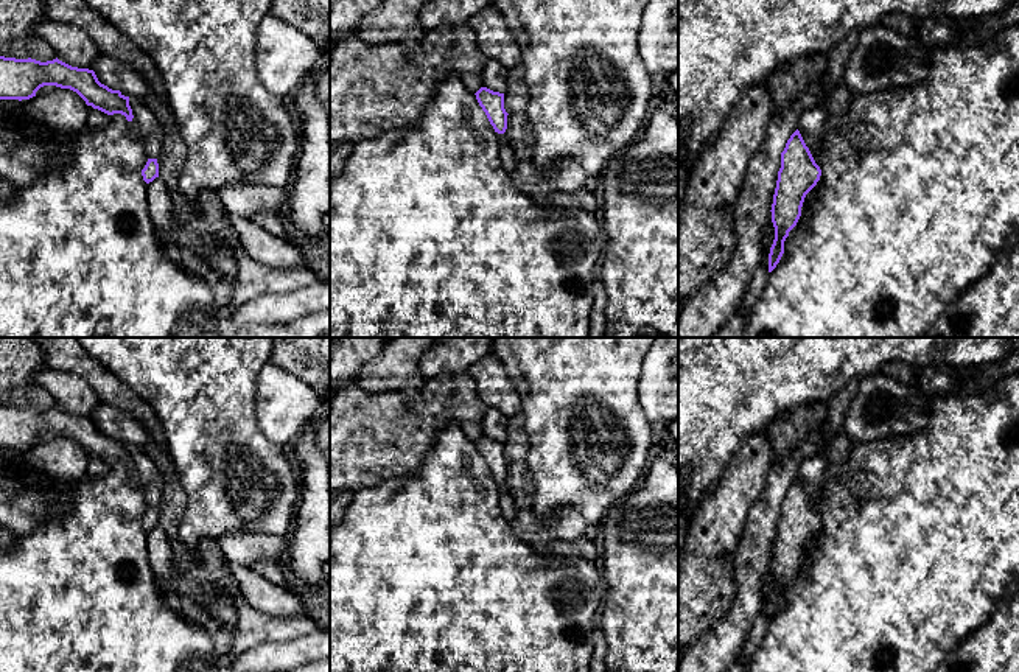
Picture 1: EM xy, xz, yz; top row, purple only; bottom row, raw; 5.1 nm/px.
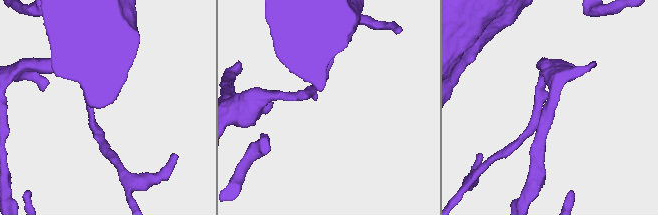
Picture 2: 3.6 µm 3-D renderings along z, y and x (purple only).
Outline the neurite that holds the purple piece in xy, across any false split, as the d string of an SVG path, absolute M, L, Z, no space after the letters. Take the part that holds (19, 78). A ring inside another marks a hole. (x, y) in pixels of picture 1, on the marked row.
M0 56L0 100L30 100L44 86L70 89L93 109L121 114L128 121L134 118L129 96L101 84L93 70L72 67L58 58L40 62Z

